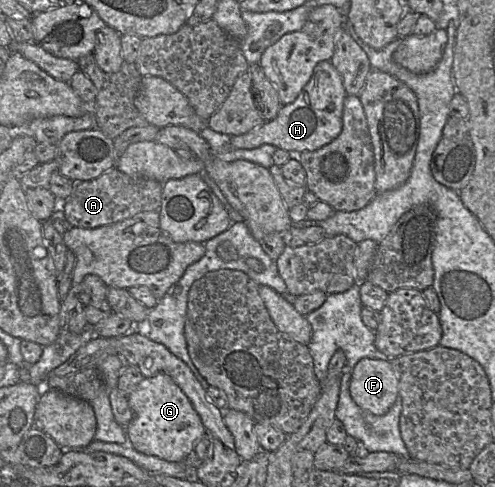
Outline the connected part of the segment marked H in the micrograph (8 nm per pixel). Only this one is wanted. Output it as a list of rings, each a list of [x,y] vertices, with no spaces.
[[[321,61],[295,101],[281,107],[276,118],[251,131],[231,137],[234,149],[253,149],[271,144],[286,151],[314,151],[332,142],[342,131],[342,113],[347,96],[342,77],[329,61]]]

